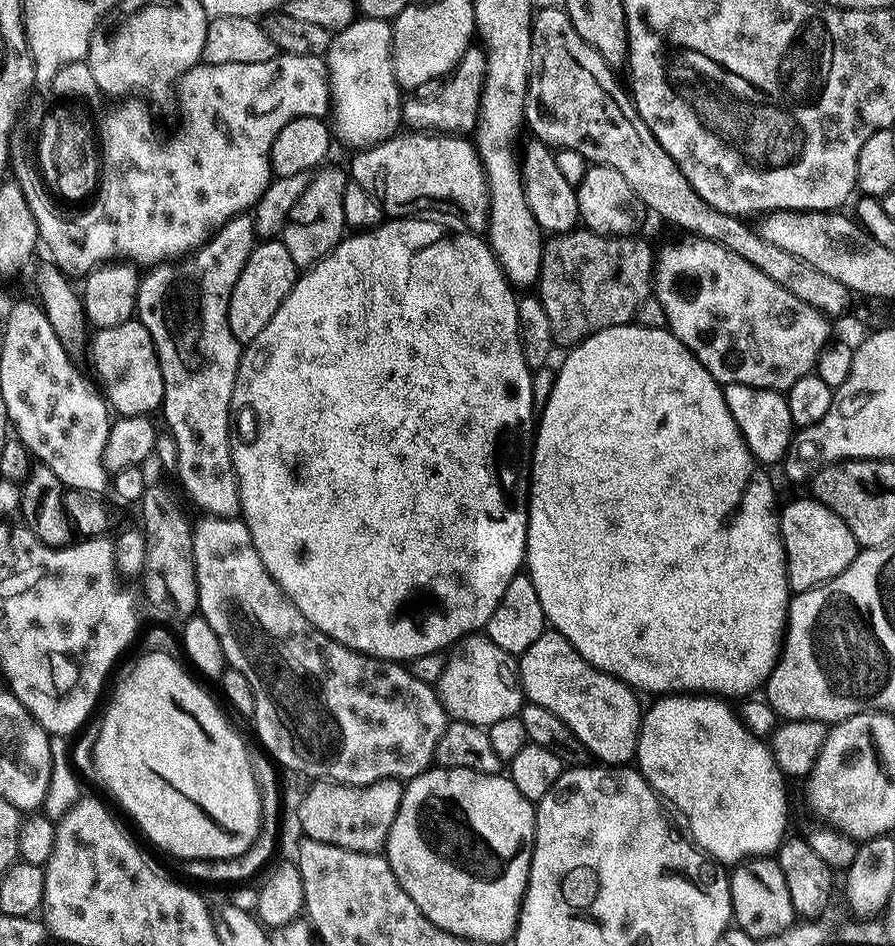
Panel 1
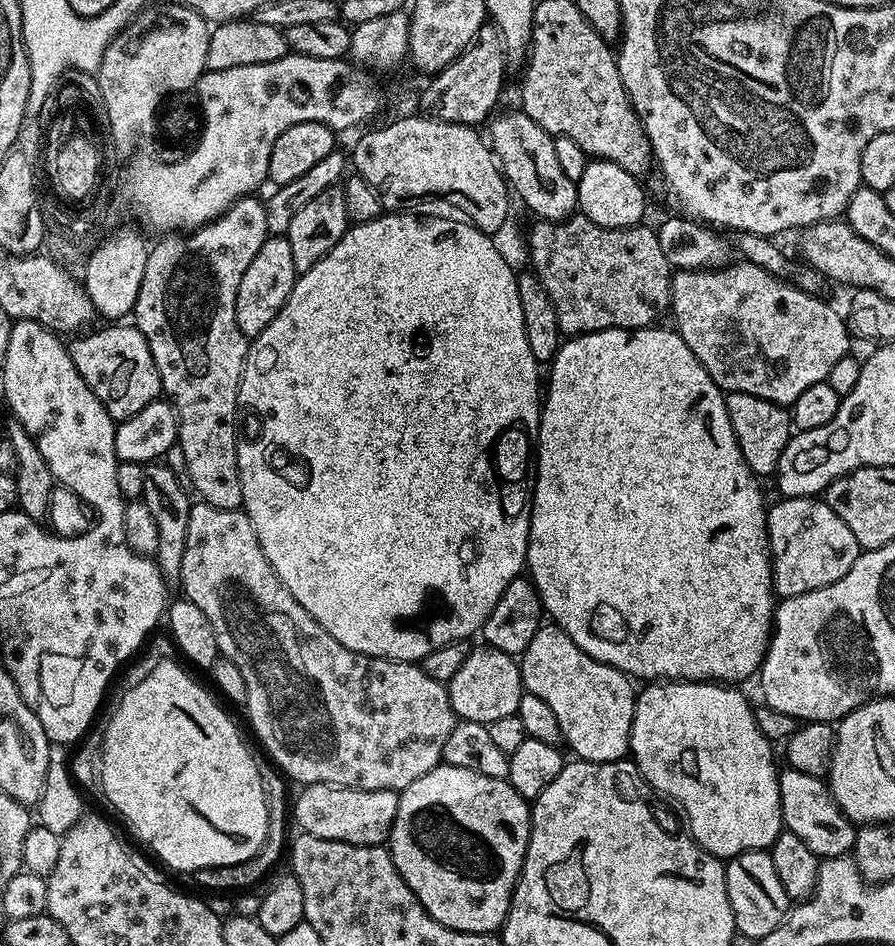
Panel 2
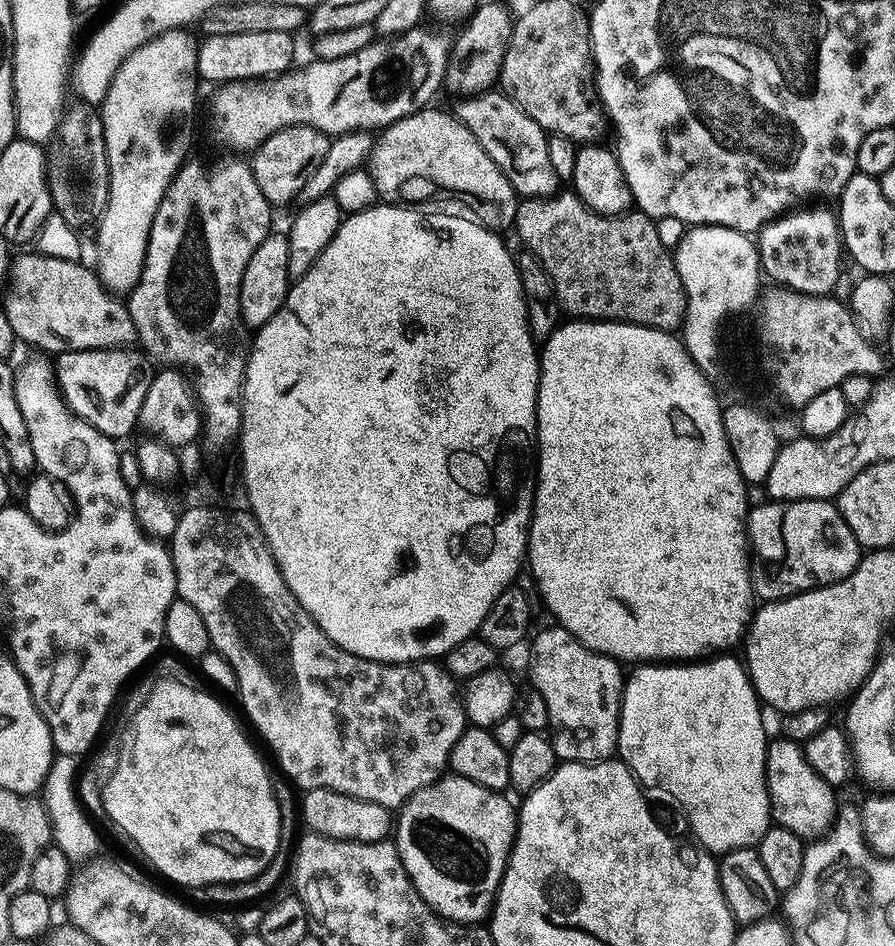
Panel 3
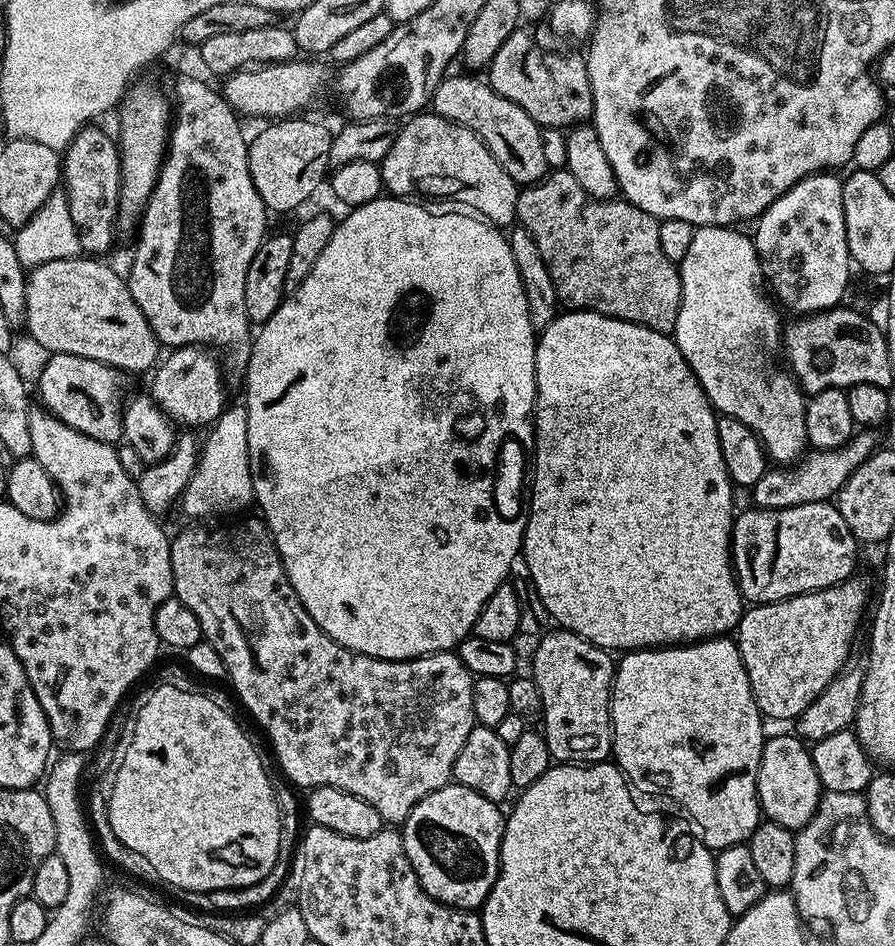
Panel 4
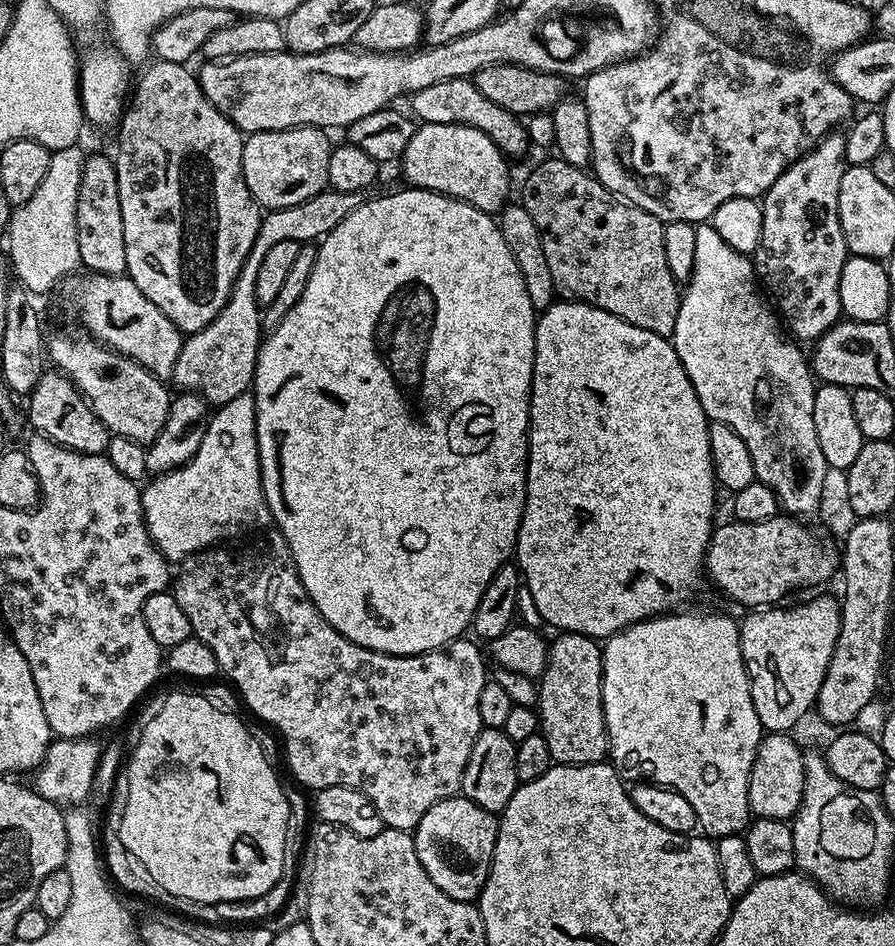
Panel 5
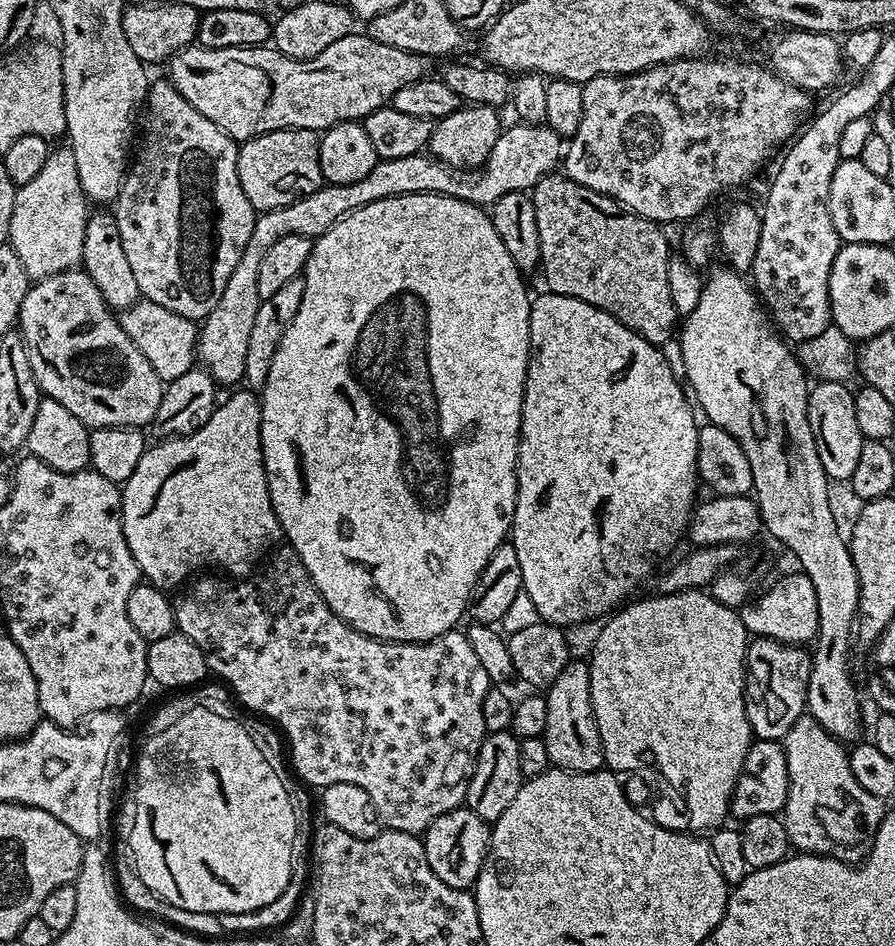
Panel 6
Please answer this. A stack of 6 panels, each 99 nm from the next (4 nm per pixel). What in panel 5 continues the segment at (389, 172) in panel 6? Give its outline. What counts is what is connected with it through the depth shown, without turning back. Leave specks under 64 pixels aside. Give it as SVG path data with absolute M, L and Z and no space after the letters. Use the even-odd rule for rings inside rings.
M325 190L298 202L298 206L286 206L265 211L260 218L258 234L242 270L228 295L228 301L220 313L202 330L184 336L182 350L178 350L178 362L174 362L171 383L177 384L185 393L199 393L209 405L219 406L238 398L253 387L256 378L256 359L262 343L262 308L256 303L254 281L258 274L262 258L278 242L298 240L301 242L319 242L357 208L364 203L365 193L334 192Z

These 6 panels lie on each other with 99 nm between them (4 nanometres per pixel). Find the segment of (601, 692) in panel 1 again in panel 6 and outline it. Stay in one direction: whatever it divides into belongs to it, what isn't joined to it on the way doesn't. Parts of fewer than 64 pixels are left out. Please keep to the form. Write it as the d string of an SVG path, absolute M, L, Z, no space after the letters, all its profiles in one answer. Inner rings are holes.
M569 659L562 674L558 674L558 678L554 678L554 682L546 690L546 730L542 739L551 767L562 768L565 772L598 772L605 767L604 747L598 734L598 722L594 718L594 706L590 698L590 670L583 659Z

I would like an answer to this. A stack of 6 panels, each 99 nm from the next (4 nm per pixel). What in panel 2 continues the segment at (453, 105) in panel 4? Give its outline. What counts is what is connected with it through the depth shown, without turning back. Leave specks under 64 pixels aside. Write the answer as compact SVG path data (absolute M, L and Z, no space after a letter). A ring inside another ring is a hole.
M522 110L516 112L504 112L493 115L487 125L487 139L490 141L492 155L496 157L500 171L504 173L508 181L509 189L520 195L520 200L533 212L533 217L542 220L566 220L577 211L576 203L576 181L566 178L562 166L558 166L558 158L554 154L554 138L542 126L538 126Z

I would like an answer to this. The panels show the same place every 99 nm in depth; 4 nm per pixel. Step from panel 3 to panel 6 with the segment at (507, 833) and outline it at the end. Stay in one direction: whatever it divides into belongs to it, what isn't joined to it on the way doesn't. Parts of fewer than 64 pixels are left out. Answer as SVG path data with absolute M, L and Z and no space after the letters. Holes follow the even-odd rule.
M461 806L438 817L435 822L422 833L426 862L430 862L430 870L446 882L446 886L454 886L465 890L471 889L480 877L484 860L488 856L490 839L489 821L478 818L466 806Z

